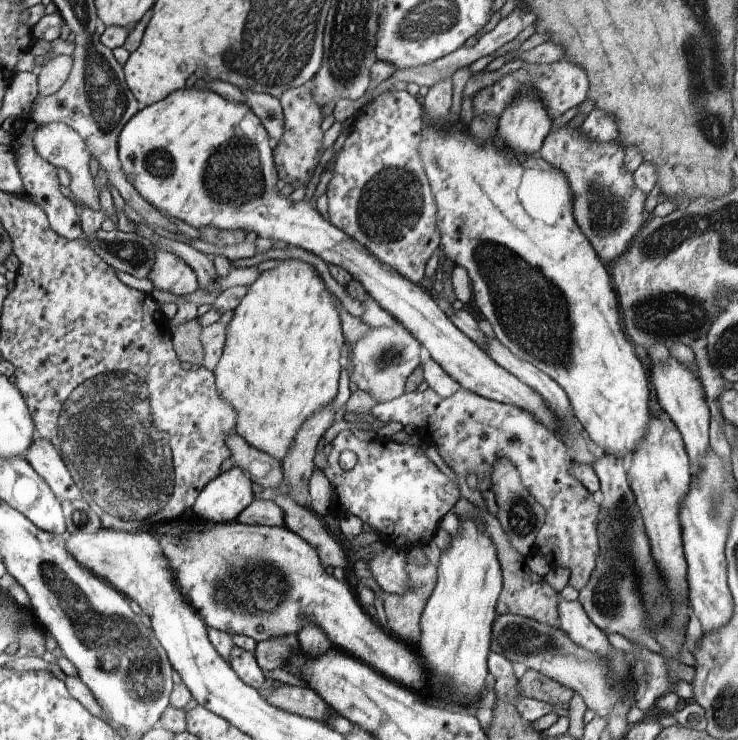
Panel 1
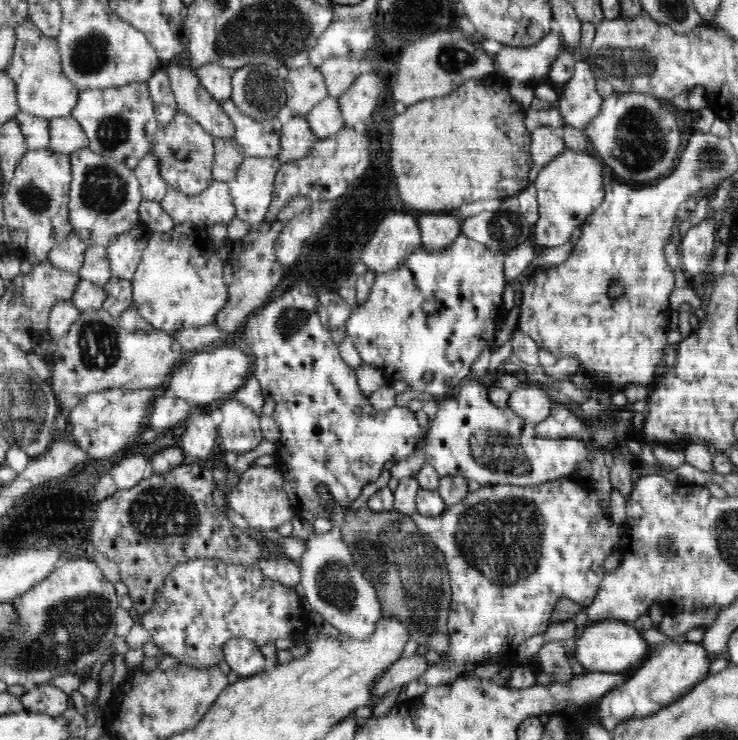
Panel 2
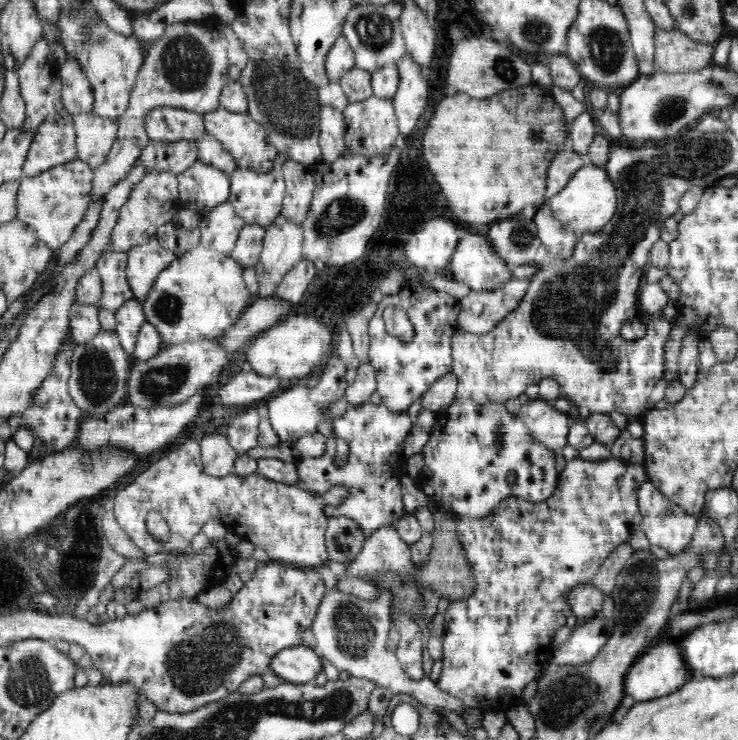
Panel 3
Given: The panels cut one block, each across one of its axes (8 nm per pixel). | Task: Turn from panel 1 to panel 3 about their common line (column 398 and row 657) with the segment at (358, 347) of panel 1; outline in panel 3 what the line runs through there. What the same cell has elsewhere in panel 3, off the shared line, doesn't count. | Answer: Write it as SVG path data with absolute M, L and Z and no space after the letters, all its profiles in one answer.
M329 590L325 591L320 602L317 617L313 621L311 629L316 638L316 646L313 648L320 654L325 661L330 661L332 666L336 666L339 672L348 673L350 677L362 678L376 683L377 687L389 689L394 694L409 694L422 704L428 705L431 708L439 706L445 710L451 710L460 716L460 710L464 710L464 703L455 696L448 694L436 686L435 682L429 680L428 677L422 678L420 681L411 680L406 673L400 661L397 659L394 651L387 649L387 640L391 628L388 620L388 610L391 610L391 605L386 598L380 598L378 602L364 602L368 600L360 599L352 594L346 594L342 591Z

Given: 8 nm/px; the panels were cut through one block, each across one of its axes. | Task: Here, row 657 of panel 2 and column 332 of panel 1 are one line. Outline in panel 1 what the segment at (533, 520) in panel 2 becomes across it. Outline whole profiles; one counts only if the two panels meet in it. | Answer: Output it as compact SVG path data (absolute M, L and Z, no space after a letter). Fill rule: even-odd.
M345 430L338 434L332 441L332 450L327 457L328 468L322 470L331 486L331 498L342 508L342 515L352 515L360 518L379 533L382 541L389 548L398 548L408 552L414 547L425 547L439 529L441 521L448 512L455 512L458 500L462 500L462 488L455 484L447 475L438 468L438 464L426 455L427 445L424 443L411 445L399 443L393 439L375 438L372 441L360 440L352 431ZM346 451L354 452L357 463L354 468L346 471L341 467L341 456Z

